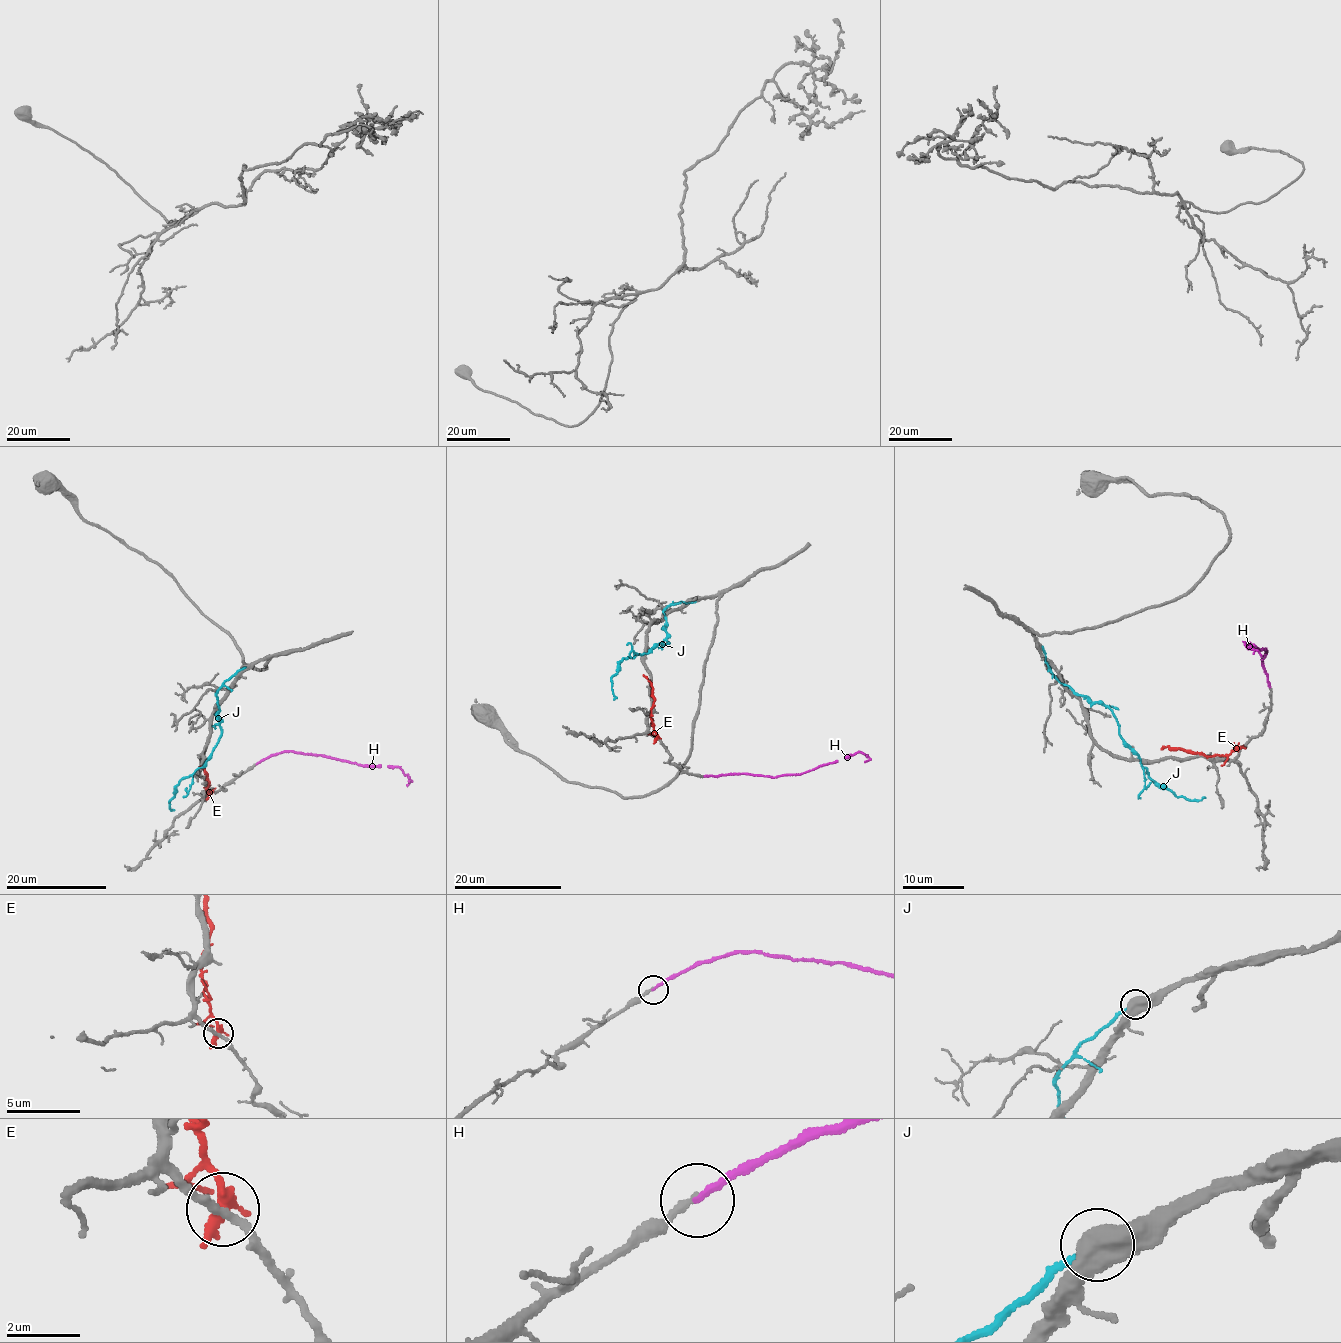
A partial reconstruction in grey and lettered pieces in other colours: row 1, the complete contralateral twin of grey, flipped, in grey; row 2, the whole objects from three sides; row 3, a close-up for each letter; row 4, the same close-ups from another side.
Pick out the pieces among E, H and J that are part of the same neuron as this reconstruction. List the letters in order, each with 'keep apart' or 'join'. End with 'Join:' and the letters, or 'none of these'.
E: keep apart
H: join
J: keep apart
Join: H

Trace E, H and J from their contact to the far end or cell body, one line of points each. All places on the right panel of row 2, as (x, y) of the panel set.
E: (1239, 749), (1228, 755), (1216, 755), (1167, 747), (1160, 750)
H: (1269, 687), (1261, 663), (1267, 650), (1259, 649), (1250, 642), (1244, 643), (1261, 655)
J: (1043, 647), (1048, 667), (1063, 684), (1103, 703), (1112, 714), (1119, 735), (1151, 779), (1178, 796), (1205, 797)

